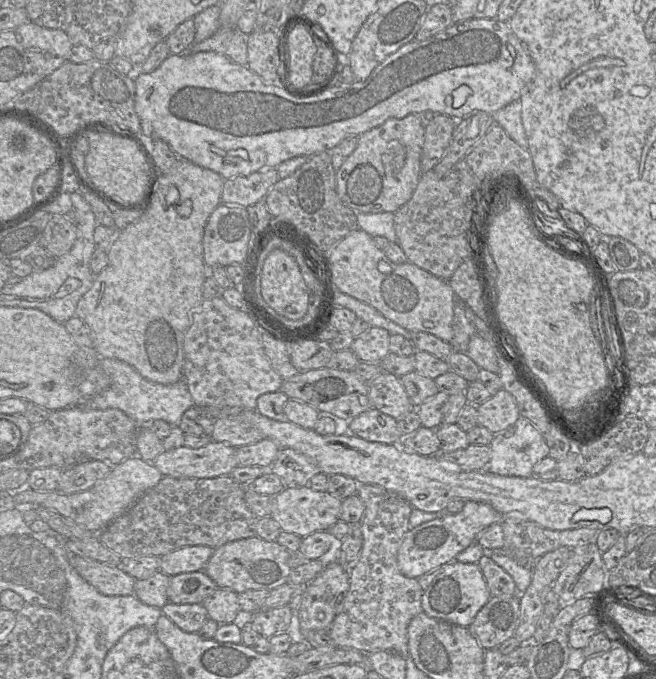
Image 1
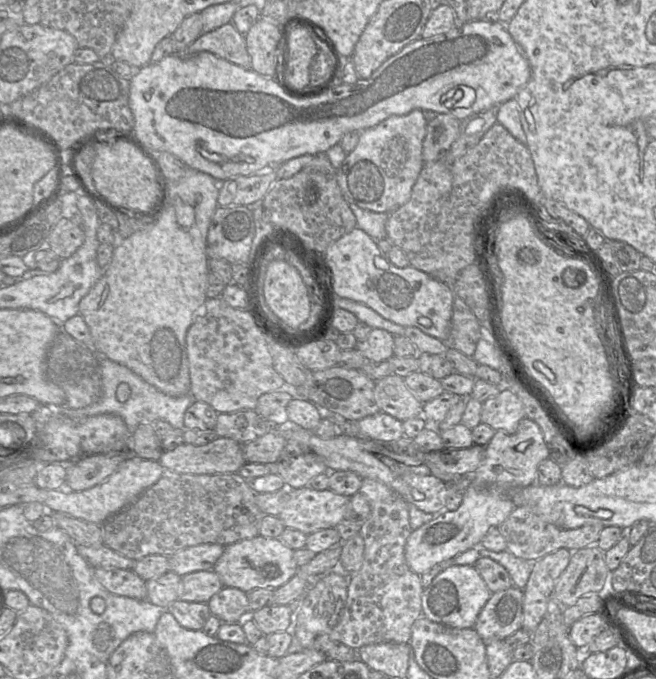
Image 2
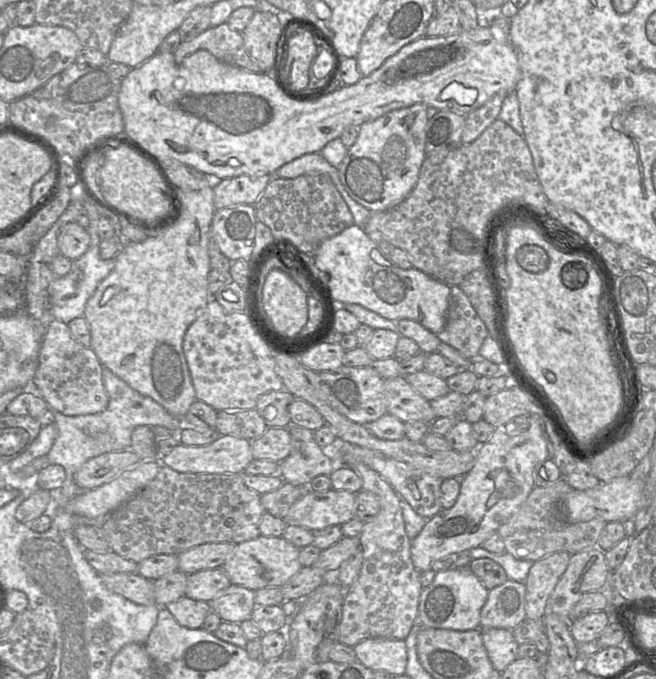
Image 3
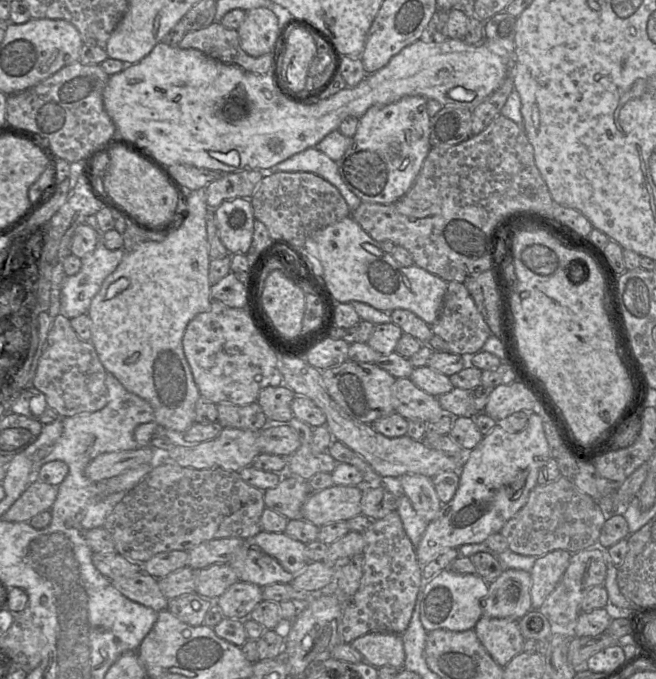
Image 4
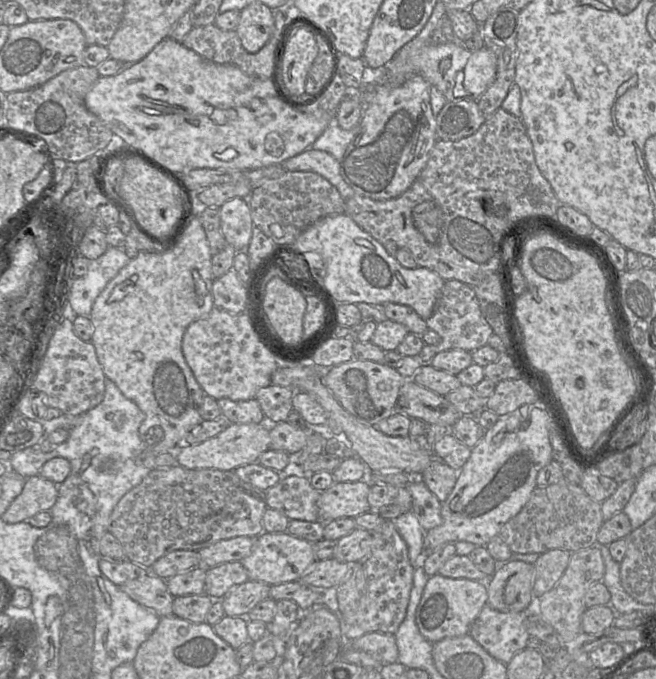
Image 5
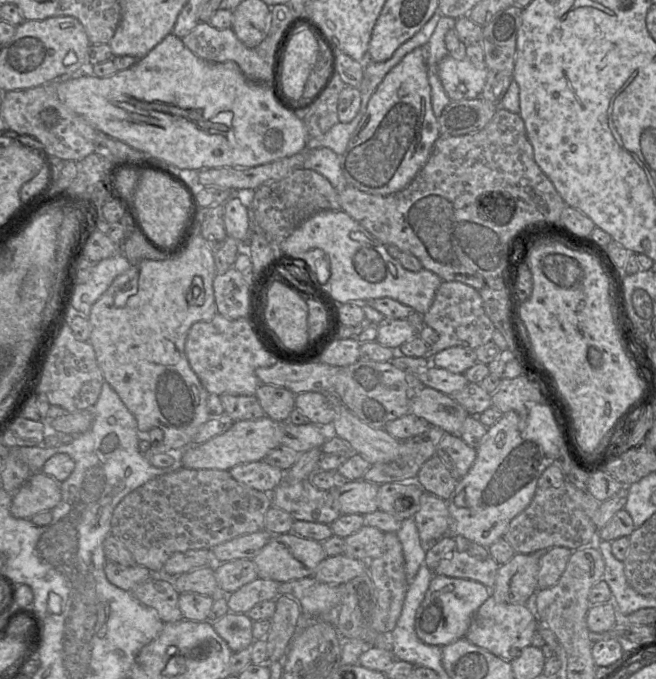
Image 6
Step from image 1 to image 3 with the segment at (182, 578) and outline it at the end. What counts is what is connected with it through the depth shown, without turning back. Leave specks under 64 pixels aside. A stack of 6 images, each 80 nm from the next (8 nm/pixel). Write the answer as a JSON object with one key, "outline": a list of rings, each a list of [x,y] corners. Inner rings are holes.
{"outline":[[[222,568],[201,570],[188,575],[185,596],[194,600],[210,602],[230,585]]]}

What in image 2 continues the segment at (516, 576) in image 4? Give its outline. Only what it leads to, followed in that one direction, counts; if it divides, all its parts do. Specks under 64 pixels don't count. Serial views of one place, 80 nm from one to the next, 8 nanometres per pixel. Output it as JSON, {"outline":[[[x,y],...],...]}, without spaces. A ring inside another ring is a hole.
{"outline":[[[514,585],[492,593],[474,625],[485,644],[494,640],[505,640],[522,628],[523,598],[523,590]]]}

